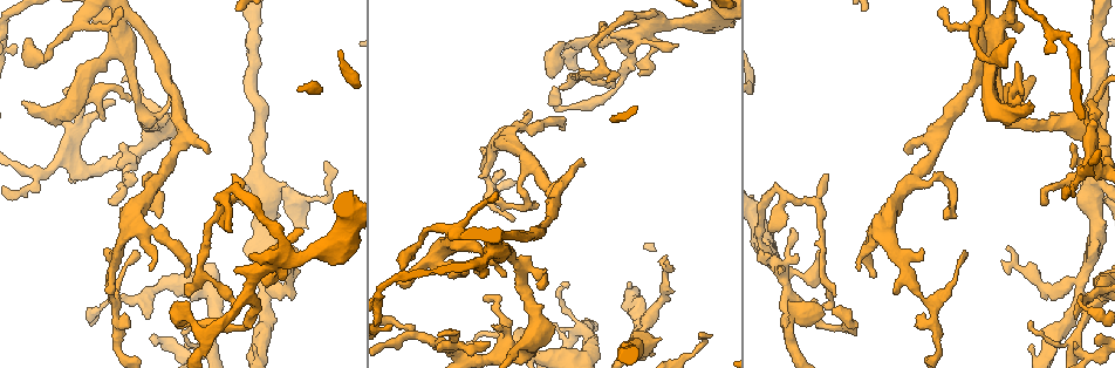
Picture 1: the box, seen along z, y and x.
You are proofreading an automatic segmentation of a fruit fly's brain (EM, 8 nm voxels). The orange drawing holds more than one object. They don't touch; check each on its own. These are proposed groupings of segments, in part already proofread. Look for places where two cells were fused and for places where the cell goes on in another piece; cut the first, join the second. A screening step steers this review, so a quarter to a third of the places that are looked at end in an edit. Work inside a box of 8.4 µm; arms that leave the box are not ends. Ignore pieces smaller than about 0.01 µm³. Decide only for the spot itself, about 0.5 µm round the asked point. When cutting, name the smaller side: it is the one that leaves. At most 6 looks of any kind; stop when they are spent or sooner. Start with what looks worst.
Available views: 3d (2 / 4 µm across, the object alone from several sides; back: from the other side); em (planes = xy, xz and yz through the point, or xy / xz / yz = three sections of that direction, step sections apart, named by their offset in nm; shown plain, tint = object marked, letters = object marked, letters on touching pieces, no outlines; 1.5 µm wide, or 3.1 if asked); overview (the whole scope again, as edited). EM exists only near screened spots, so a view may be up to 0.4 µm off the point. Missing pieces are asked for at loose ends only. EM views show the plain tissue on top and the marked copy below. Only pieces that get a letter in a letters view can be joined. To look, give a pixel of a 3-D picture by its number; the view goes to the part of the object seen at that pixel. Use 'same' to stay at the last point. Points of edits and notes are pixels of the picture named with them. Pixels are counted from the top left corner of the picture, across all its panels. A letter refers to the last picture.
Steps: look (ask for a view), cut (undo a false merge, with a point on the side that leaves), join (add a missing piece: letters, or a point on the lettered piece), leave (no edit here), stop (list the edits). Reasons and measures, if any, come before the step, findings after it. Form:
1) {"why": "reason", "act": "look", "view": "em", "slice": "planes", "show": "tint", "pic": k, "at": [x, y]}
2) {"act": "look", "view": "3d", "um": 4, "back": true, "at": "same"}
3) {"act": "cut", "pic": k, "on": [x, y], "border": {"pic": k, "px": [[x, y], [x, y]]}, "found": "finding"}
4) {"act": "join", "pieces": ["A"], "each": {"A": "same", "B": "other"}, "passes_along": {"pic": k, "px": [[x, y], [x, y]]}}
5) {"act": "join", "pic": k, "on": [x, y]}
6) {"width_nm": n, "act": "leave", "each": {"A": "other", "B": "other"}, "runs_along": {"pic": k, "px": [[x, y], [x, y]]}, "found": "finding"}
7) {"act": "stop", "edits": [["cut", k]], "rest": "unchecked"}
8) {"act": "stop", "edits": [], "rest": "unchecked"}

{"why": "thin end", "act": "look", "view": "em", "slice": "planes", "show": "tint", "pic": 1, "at": [1005, 249]}

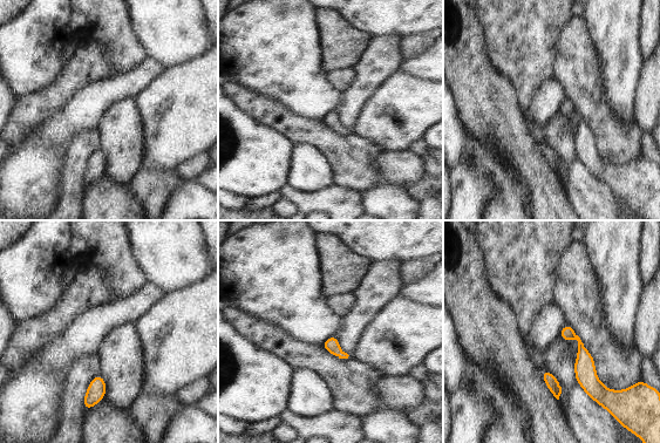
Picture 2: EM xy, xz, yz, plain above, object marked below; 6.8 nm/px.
{"why": "what lies round it", "act": "look", "view": "em", "slice": "planes", "show": "letters", "at": "same"}

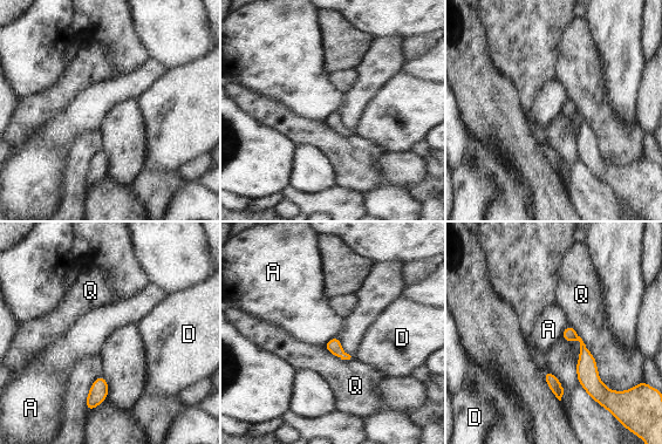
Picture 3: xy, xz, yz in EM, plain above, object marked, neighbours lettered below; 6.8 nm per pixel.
{"act": "leave", "each": {"A": "other", "D": "other", "Q": "other"}, "border": {"pic": 3, "px": [[568, 325], [564, 329], [561, 337]]}, "found": "none of them fits"}

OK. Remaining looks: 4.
{"act": "look", "view": "em", "slice": "yz", "step": 8, "show": "letters", "pic": 1, "at": [778, 273]}

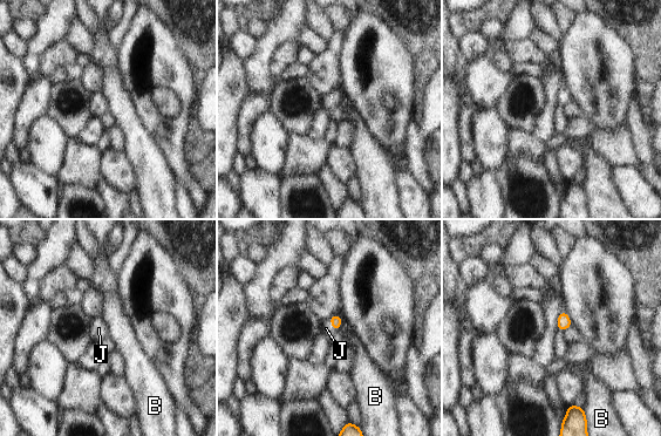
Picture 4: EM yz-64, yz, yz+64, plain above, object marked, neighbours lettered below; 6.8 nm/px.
{"act": "look", "view": "em", "slice": "planes", "show": "letters", "at": "same"}

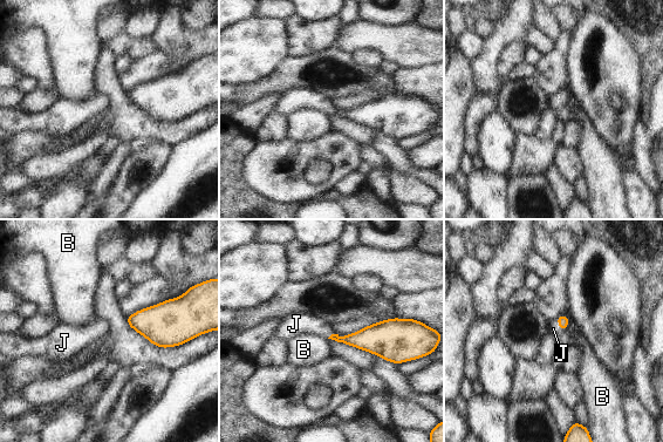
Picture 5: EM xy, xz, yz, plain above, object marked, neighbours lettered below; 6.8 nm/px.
{"act": "join", "pieces": ["J"], "each": {"B": "other", "J": "same"}, "passes_along": {"pic": 5, "px": [[562, 320], [559, 326], [553, 328]]}, "found": "the cell continues"}

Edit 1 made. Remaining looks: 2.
{"why": "thick turns thin", "act": "look", "view": "em", "slice": "xz", "step": 4, "show": "letters", "pic": 1, "at": [1073, 347]}

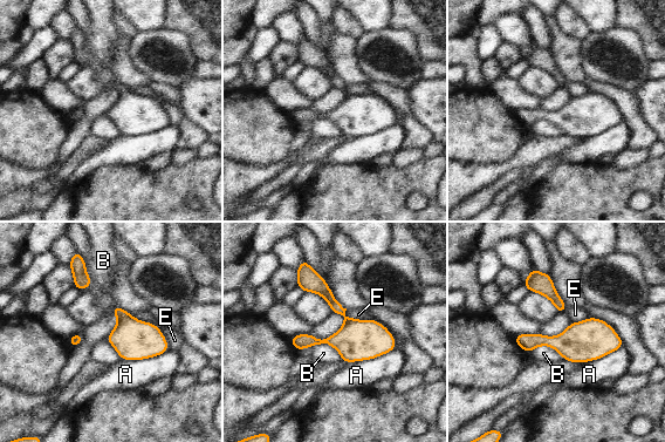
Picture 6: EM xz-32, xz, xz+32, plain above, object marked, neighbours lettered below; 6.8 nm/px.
{"act": "leave", "each": {"A": "other", "B": "other", "E": "other"}, "found": "all the same cell"}

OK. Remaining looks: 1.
{"act": "stop", "edits": [["join", 5]], "rest": "unchecked"}

